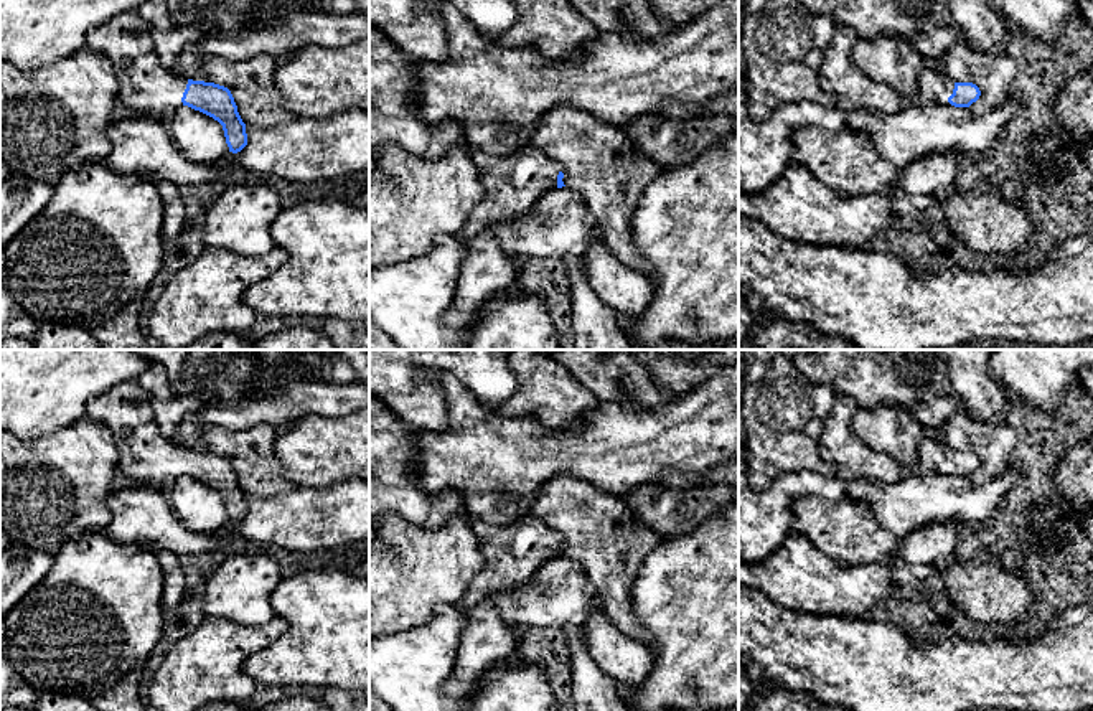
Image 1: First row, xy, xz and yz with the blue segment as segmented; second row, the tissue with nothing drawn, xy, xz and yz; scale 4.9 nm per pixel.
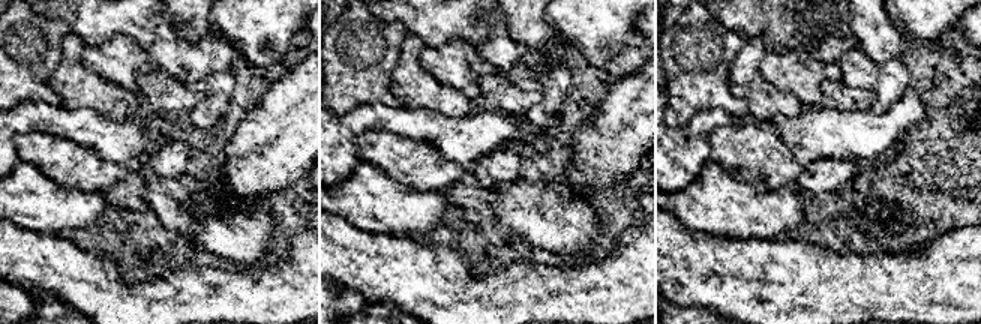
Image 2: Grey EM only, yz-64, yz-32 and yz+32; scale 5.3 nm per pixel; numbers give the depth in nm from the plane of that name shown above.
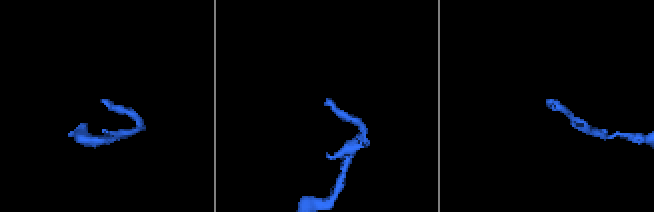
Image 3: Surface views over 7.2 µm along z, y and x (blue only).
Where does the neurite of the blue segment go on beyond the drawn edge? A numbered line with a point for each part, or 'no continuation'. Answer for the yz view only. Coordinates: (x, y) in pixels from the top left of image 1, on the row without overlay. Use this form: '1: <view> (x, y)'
1: yz (935, 456)

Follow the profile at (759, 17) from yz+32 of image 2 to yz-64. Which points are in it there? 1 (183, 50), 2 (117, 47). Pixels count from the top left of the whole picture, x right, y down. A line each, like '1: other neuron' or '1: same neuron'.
1: same neuron
2: other neuron

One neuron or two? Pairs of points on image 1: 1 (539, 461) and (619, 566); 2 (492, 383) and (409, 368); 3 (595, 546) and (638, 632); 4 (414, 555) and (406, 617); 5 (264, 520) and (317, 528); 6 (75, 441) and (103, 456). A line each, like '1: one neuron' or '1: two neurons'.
1: two neurons
2: one neuron
3: one neuron
4: one neuron
5: one neuron
6: one neuron

